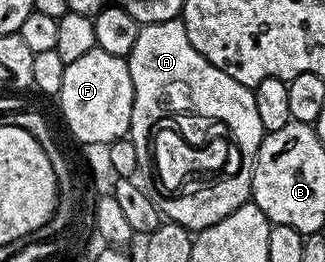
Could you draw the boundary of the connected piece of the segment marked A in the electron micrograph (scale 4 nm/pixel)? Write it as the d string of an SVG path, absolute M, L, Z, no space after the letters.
M180 19L141 25L138 39L134 39L134 47L126 60L130 79L134 83L134 103L128 137L135 143L135 150L138 151L138 159L141 162L147 158L144 143L148 125L175 114L178 105L188 105L218 115L221 124L226 126L242 155L240 176L225 181L224 185L216 185L216 188L209 188L207 192L171 196L168 199L151 189L148 191L150 203L154 203L154 207L158 207L158 211L167 220L186 227L189 231L214 227L214 223L222 223L222 219L238 211L238 207L249 204L252 196L252 168L256 162L256 152L265 135L262 119L258 115L258 106L254 104L252 89L238 83L238 79L230 79L226 71L218 71L218 67L214 67L206 58L198 55L198 51L194 51L186 35L184 22Z

